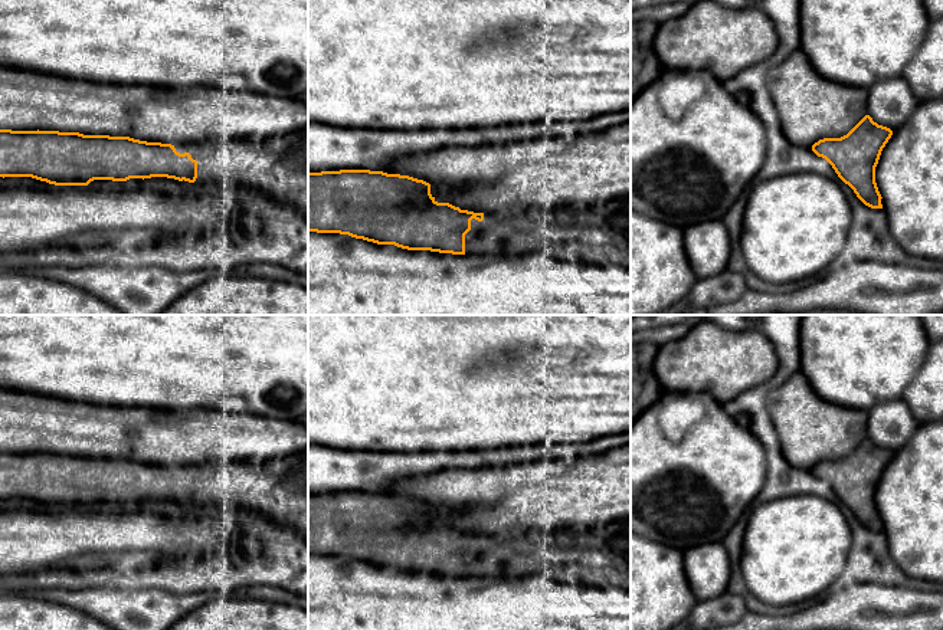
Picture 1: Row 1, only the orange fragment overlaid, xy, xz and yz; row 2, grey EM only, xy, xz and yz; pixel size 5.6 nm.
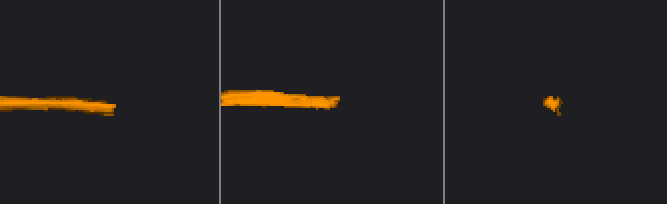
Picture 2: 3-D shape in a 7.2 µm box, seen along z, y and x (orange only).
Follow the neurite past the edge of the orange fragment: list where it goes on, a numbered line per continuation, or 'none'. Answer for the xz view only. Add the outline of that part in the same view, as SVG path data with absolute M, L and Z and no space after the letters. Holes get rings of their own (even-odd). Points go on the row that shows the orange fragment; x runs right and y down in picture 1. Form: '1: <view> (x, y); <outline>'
1: xz (599, 235); M631 196L590 207L566 206L554 210L530 209L525 211L484 213L482 222L471 220L471 230L465 234L465 255L530 253L547 253L567 262L631 268Z

